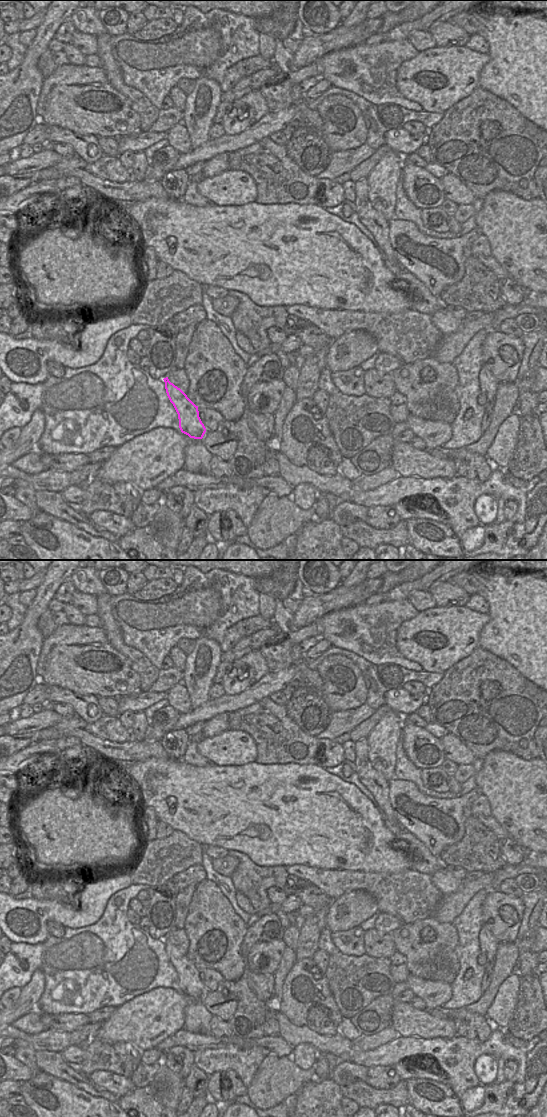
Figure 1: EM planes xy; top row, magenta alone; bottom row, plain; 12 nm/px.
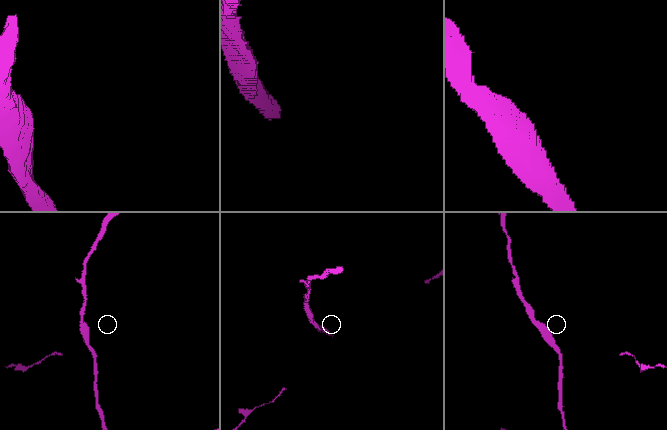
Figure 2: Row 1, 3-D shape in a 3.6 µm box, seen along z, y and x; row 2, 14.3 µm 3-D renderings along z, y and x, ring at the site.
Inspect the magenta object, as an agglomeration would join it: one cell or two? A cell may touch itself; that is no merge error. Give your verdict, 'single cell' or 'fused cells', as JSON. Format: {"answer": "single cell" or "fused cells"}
{"answer": "fused cells"}

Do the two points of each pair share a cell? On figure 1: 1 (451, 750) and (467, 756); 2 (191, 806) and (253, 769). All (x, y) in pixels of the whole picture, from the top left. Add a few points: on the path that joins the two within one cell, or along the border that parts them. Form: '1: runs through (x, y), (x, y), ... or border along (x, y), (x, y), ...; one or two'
1: runs through (455, 750), (463, 756); one
2: runs through (206, 803), (216, 803), (238, 781); one

